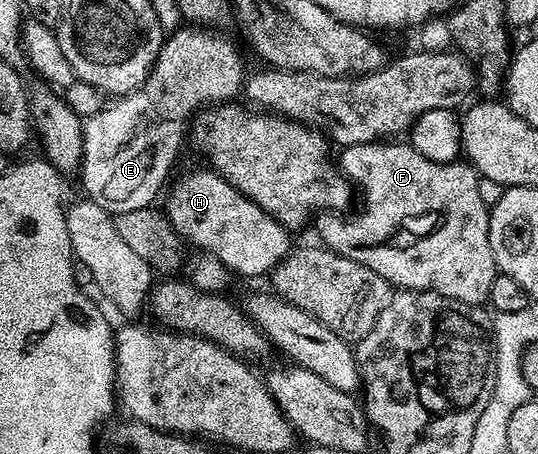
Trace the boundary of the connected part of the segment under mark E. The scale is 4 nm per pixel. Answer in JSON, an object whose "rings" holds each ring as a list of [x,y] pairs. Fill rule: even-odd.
{"rings":[[[194,25],[171,32],[143,84],[85,120],[83,159],[78,178],[82,181],[83,194],[112,216],[149,208],[155,202],[160,185],[165,183],[183,141],[186,141],[196,113],[214,104],[225,104],[239,94],[245,76],[240,53],[226,38],[214,33],[217,32]]]}

